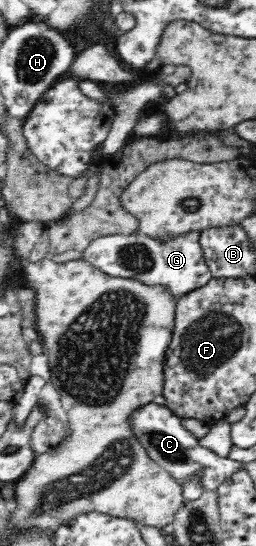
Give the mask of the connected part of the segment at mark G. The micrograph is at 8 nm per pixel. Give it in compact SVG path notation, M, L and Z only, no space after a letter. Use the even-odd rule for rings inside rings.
M199 230L186 231L170 238L154 238L139 232L104 234L90 241L82 251L82 257L113 277L140 281L151 288L165 288L173 299L179 300L182 295L211 281L212 273L203 254L200 237Z

